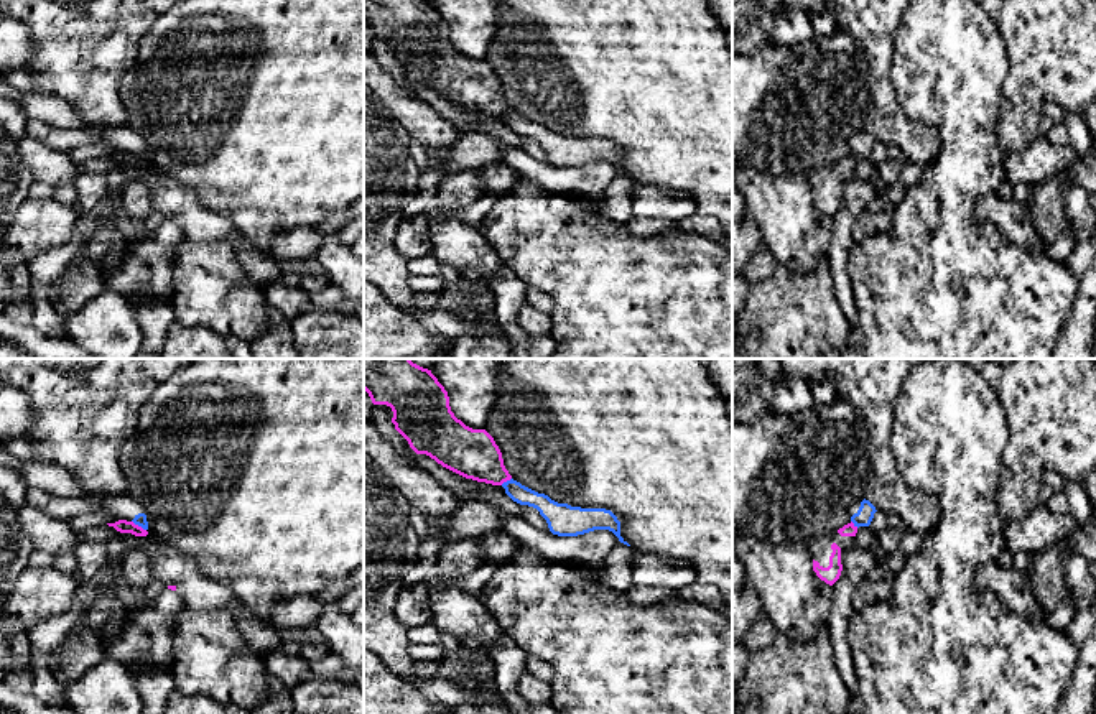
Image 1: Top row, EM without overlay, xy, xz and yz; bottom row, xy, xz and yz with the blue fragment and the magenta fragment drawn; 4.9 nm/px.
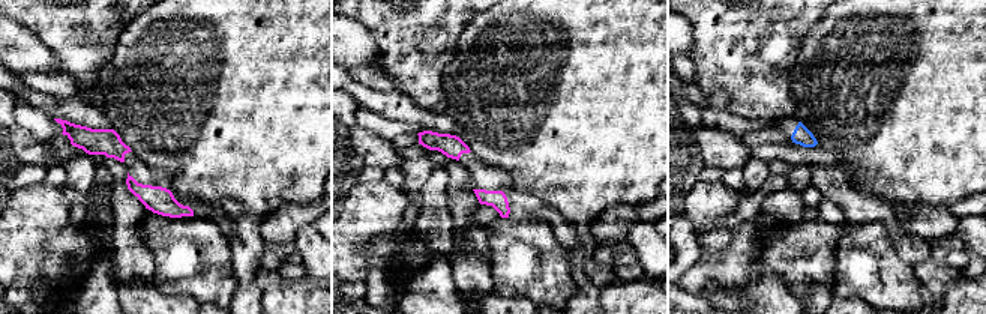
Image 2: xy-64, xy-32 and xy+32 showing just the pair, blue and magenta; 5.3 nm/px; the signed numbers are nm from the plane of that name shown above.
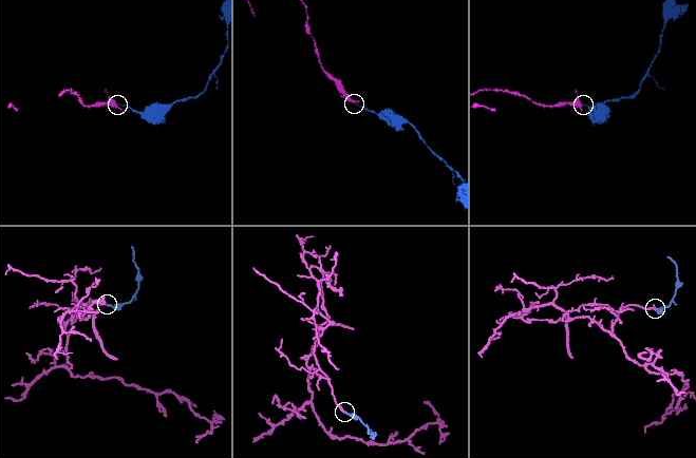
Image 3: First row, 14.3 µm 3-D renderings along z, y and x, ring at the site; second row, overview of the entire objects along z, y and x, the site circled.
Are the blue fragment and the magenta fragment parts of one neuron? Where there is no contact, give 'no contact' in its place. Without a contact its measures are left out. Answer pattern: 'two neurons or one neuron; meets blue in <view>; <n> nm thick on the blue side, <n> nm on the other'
two neurons; meets blue in xy; 60 nm thick on the blue side, 60 nm on the other

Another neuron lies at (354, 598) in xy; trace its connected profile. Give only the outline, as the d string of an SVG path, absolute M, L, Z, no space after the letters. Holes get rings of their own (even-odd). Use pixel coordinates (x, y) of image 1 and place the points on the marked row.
M355 586L344 592L344 596L334 602L342 612L352 614L359 605L364 604L364 586Z

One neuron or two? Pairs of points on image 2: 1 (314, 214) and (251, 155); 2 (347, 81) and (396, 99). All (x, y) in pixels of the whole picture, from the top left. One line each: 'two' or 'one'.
1: two
2: one

